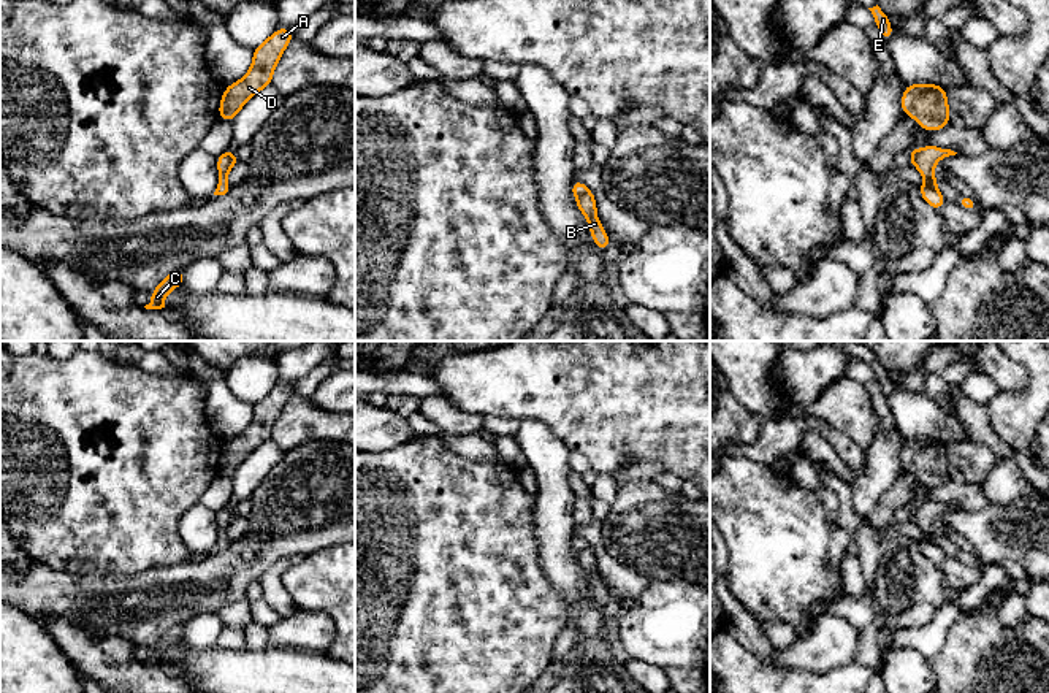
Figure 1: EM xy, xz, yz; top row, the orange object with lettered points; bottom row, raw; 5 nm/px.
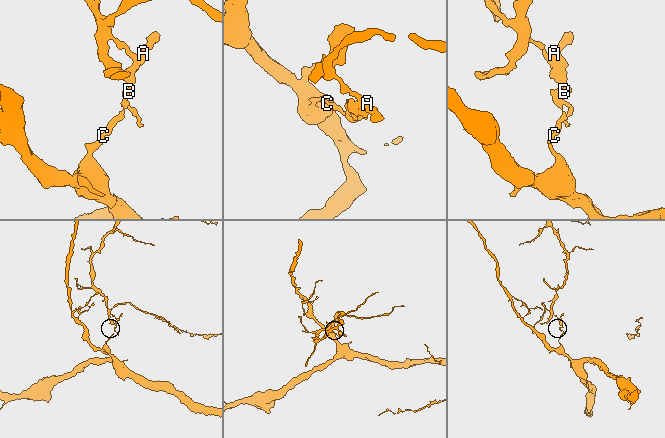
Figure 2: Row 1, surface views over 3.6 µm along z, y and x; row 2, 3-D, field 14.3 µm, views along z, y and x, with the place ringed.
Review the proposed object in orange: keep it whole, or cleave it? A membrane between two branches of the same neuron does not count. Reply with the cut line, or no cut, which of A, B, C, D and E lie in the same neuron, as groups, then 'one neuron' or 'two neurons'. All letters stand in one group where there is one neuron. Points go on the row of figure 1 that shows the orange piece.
xz (588, 191), (577, 197) | A B D E / C | two neurons

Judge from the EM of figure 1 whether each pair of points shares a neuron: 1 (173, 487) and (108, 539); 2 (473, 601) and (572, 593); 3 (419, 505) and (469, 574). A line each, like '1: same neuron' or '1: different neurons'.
1: same neuron
2: different neurons
3: same neuron

